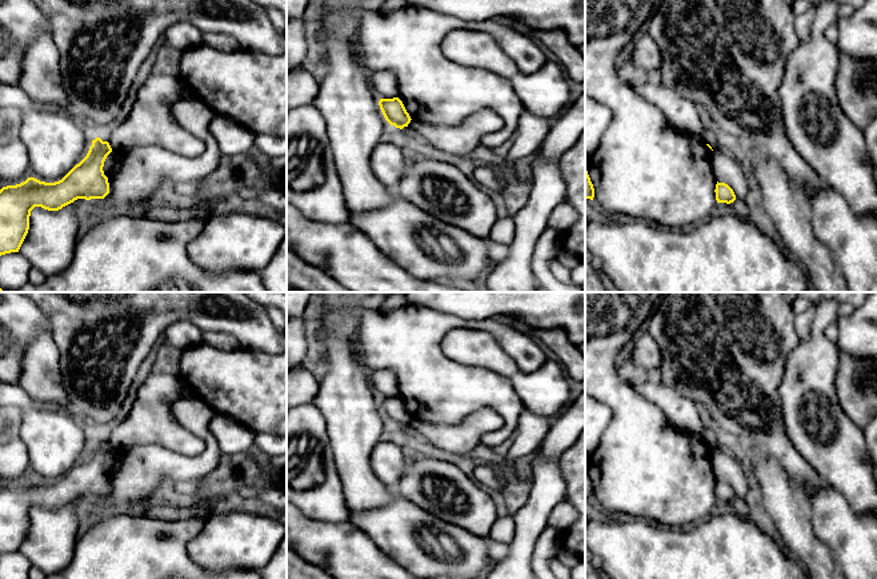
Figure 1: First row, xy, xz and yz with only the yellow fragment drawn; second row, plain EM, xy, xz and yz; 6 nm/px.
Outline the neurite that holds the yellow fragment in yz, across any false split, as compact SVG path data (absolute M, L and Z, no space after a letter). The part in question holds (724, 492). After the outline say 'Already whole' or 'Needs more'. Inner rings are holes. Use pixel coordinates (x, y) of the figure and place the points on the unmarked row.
M717 480L714 491L717 502L730 503L736 499L733 488L725 482Z. Already whole

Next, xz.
M399 396L380 398L379 404L385 419L396 427L403 428L404 426L408 426L412 419Z. Already whole

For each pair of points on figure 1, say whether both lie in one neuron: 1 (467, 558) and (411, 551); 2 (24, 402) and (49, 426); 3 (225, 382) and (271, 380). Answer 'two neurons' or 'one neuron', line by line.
1: one neuron
2: two neurons
3: one neuron

